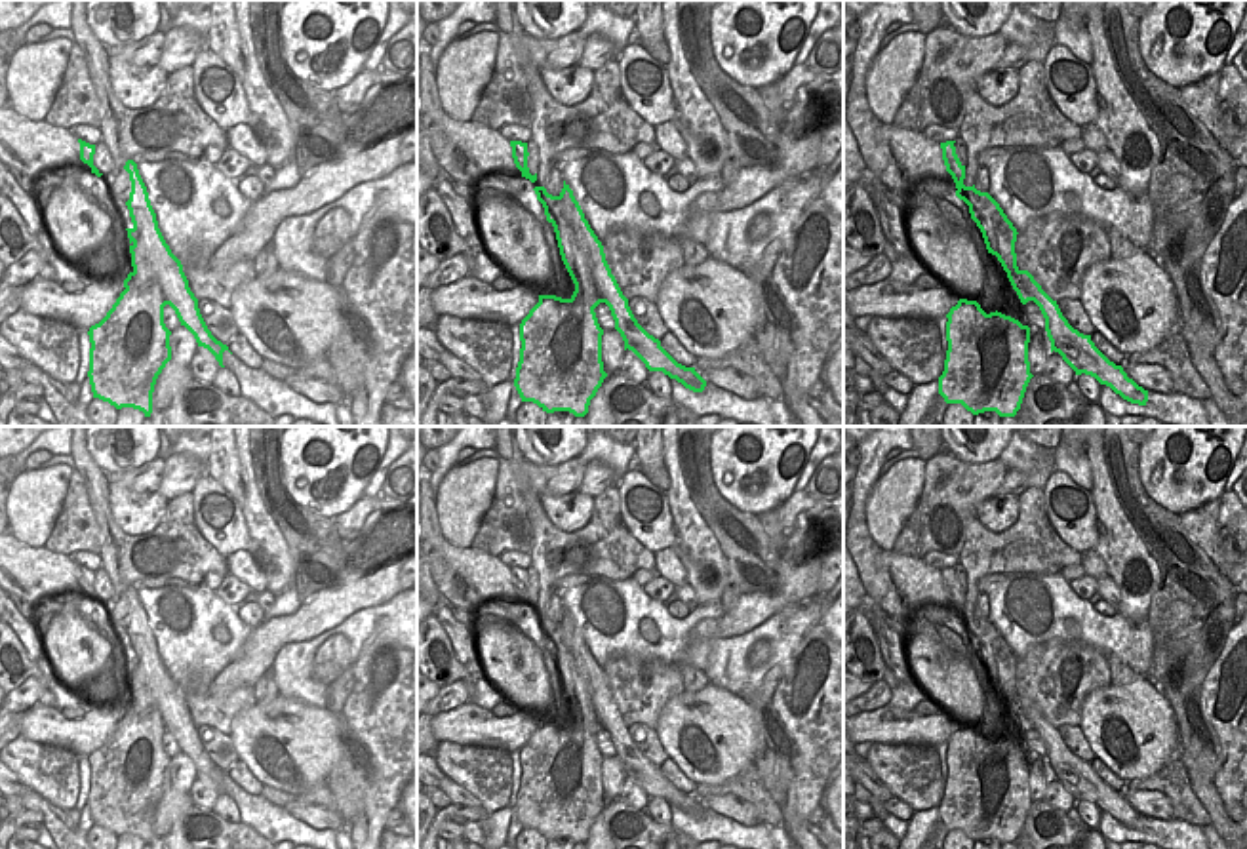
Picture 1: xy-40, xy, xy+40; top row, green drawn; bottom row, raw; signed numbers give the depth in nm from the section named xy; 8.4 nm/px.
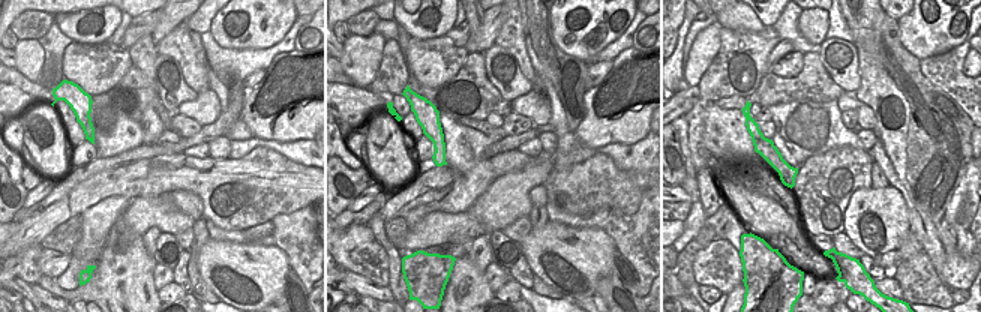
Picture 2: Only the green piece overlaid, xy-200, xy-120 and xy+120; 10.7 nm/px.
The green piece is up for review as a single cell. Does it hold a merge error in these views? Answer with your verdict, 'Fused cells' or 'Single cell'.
Fused cells

